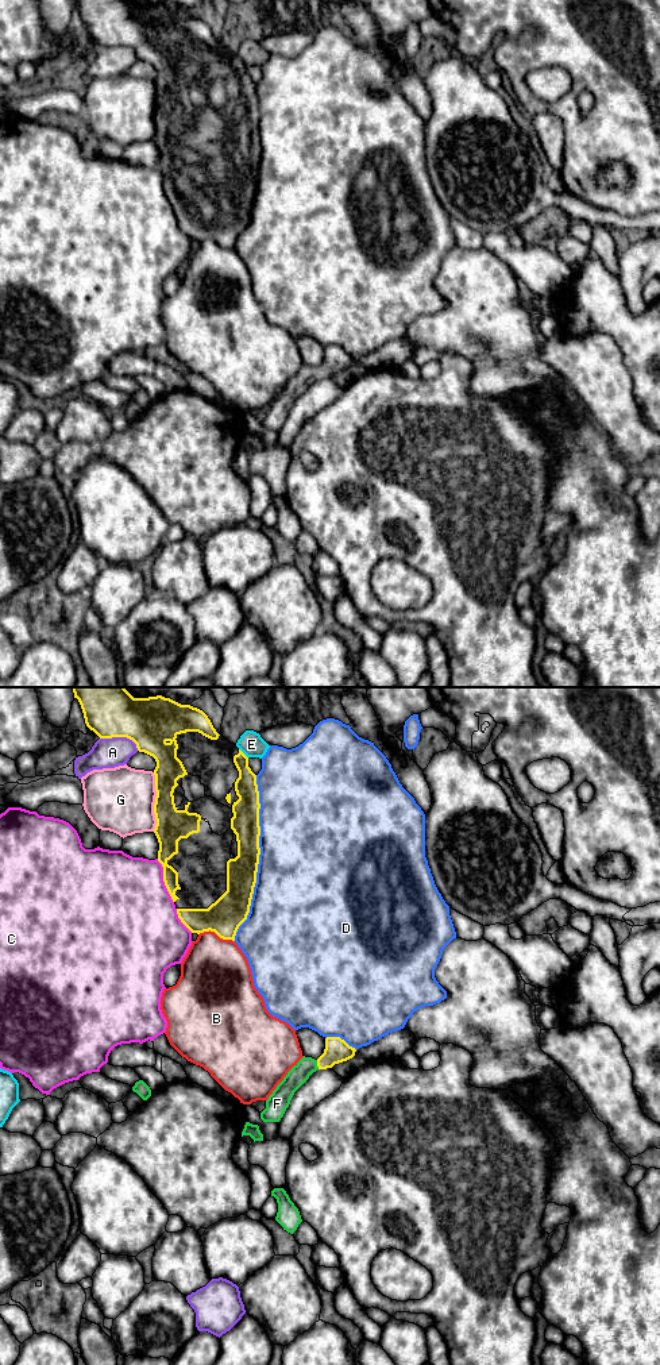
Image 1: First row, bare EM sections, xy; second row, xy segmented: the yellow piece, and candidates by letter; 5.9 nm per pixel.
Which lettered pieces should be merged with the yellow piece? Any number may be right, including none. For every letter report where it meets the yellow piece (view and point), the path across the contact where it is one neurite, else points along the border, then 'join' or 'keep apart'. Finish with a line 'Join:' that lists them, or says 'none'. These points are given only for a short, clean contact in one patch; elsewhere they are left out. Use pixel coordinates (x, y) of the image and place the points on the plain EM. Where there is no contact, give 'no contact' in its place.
A: contact xy (120, 45); keep apart
B: contact xy (216, 242); keep apart
C: contact xy (163, 189); keep apart
D: contact xy (258, 166); keep apart
E: contact xy (243, 62); keep apart
F: contact xy (317, 373); way xy (336, 359), (327, 369), (317, 373), (305, 376); join
G: contact xy (155, 111); keep apart
Join: F

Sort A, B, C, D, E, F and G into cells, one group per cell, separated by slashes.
A / B / C / D / E / F / G

